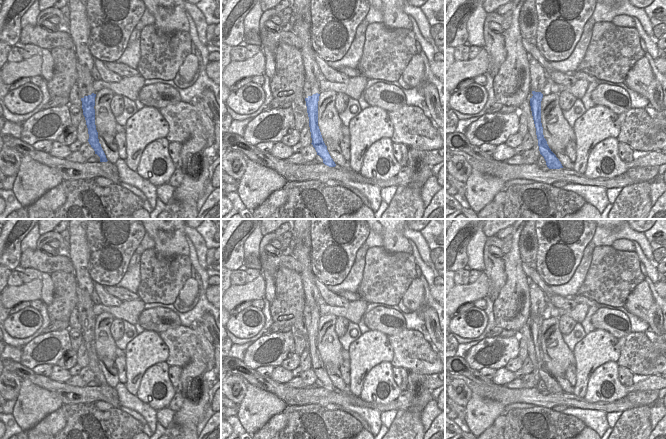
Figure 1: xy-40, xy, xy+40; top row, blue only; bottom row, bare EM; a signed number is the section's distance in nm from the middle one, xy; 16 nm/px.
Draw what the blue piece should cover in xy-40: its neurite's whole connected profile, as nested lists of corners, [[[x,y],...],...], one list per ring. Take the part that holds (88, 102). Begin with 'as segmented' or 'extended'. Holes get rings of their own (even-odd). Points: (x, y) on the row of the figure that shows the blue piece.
extended; [[[76,63],[77,79],[75,85],[79,87],[80,98],[82,101],[83,115],[88,128],[88,142],[94,149],[95,154],[100,157],[100,162],[107,162],[106,155],[99,143],[98,132],[95,125],[95,97],[96,91],[93,88],[93,77],[90,71],[84,66]]]

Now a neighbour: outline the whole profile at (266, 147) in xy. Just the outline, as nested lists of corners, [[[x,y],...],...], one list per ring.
[[[261,142],[256,145],[256,148],[265,153],[271,153],[274,142]]]

